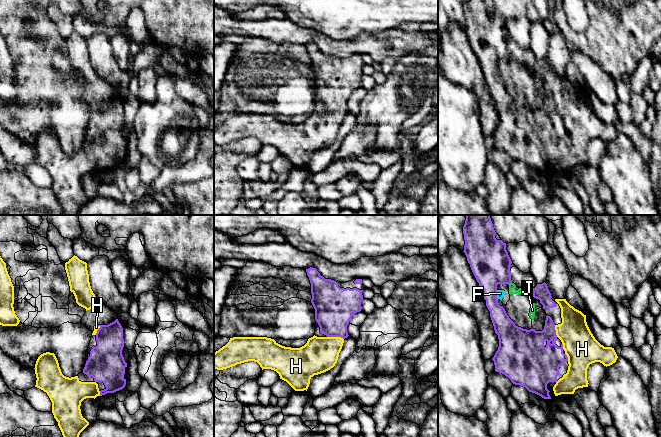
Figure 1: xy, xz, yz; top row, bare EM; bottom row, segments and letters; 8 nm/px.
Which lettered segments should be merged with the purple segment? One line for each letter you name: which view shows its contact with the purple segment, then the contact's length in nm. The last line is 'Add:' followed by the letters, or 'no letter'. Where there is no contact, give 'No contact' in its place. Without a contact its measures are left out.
H: Touches purple in xz. Shared border 140 nm
Add: H

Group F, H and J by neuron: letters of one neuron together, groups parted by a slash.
F J / H

